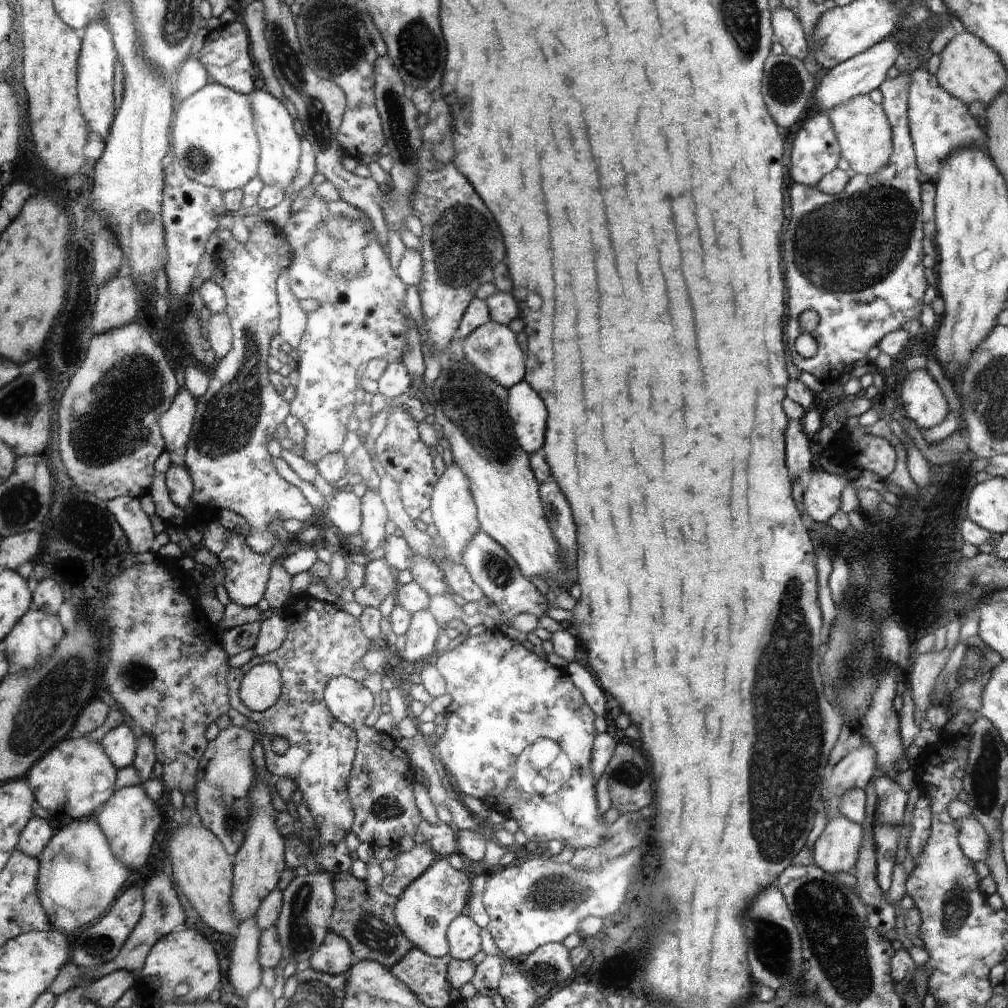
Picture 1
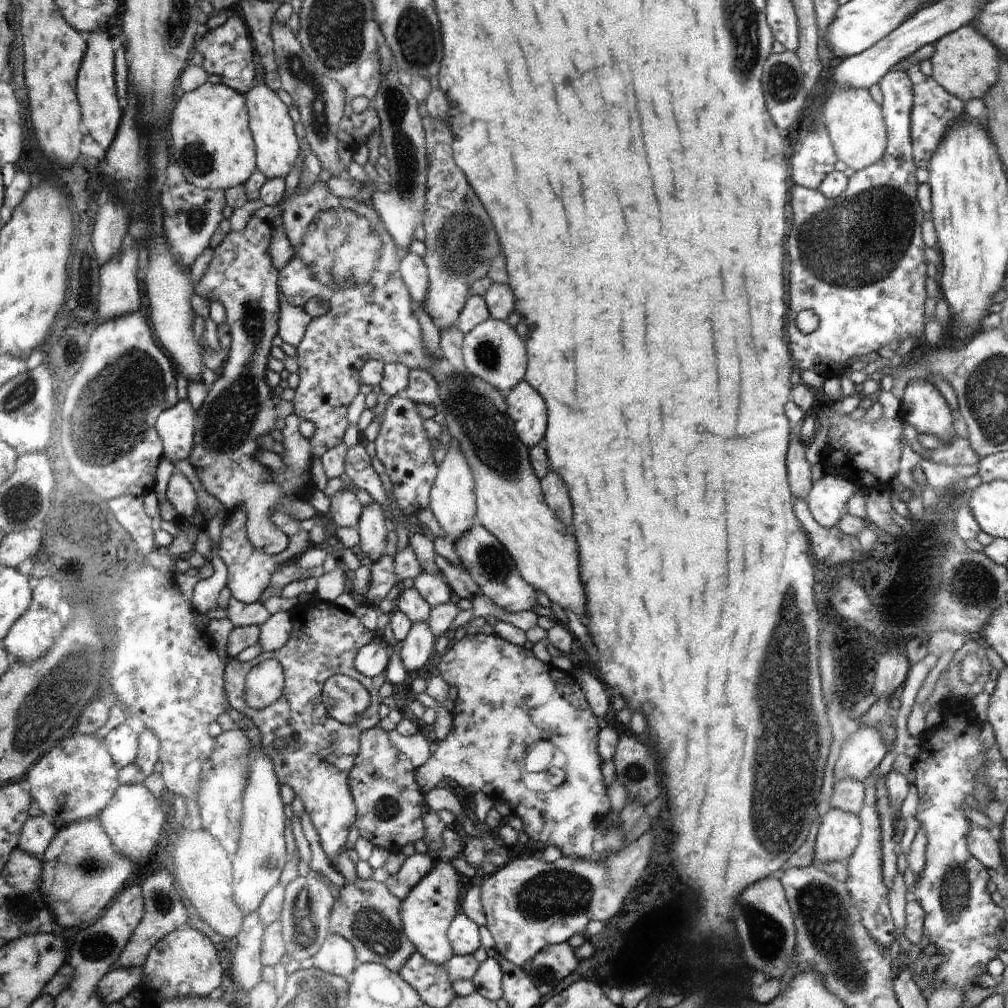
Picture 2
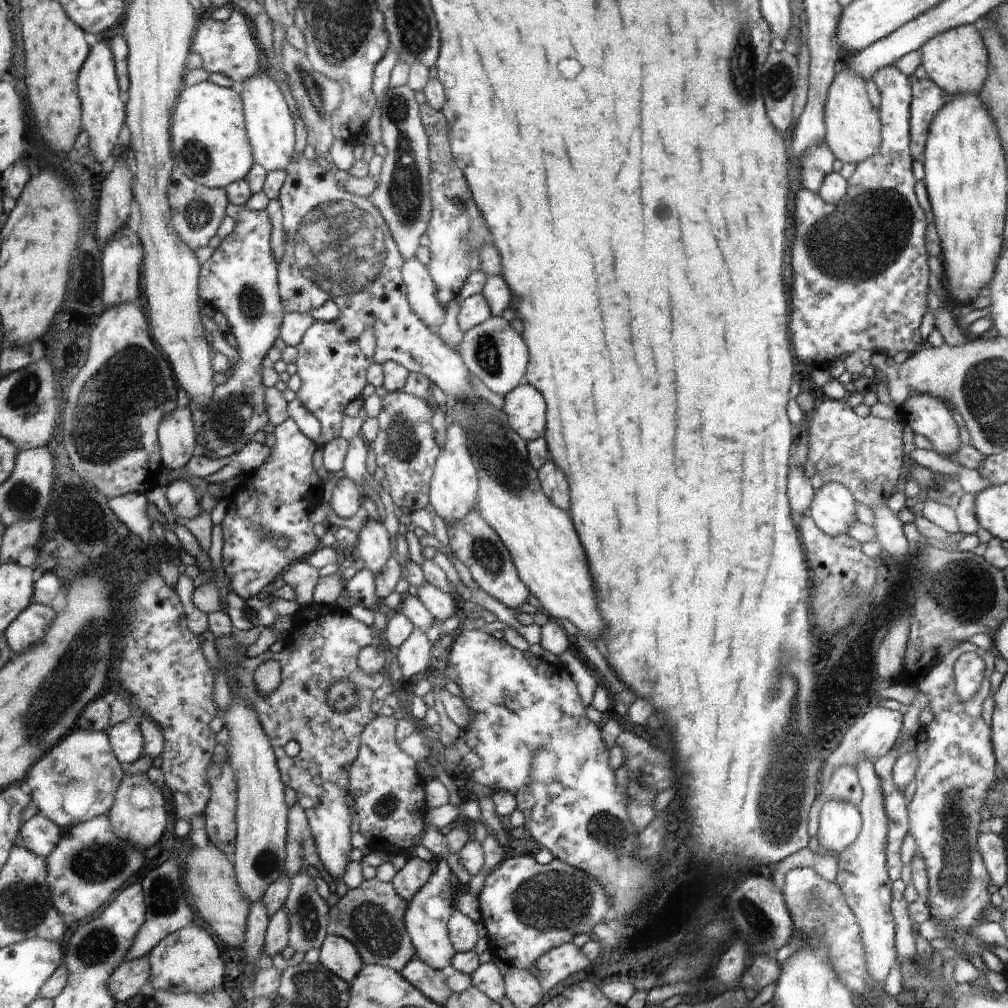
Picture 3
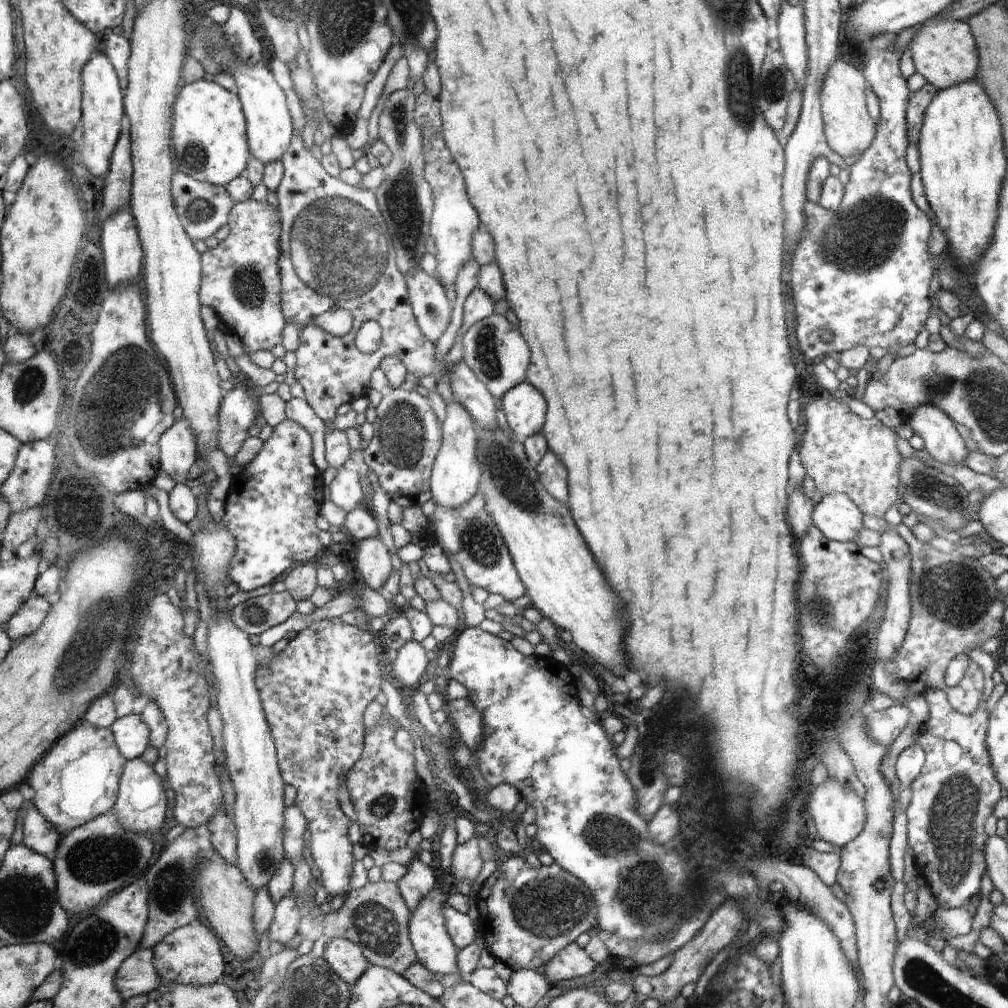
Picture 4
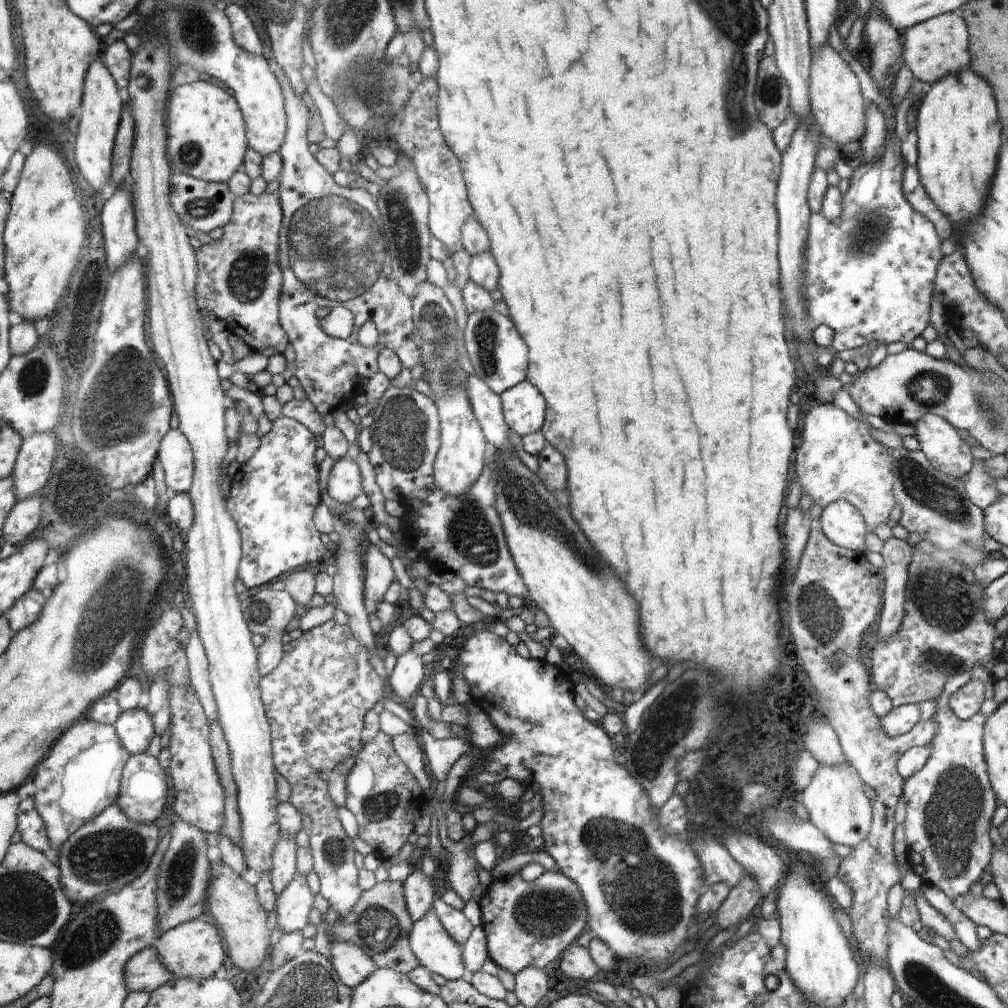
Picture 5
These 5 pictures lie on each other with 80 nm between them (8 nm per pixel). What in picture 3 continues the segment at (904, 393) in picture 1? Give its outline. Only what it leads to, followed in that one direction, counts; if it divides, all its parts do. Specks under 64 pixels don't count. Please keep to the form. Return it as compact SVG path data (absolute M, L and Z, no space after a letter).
M922 392L906 400L899 410L900 420L910 426L914 434L924 436L940 456L949 459L961 451L958 426L942 400Z

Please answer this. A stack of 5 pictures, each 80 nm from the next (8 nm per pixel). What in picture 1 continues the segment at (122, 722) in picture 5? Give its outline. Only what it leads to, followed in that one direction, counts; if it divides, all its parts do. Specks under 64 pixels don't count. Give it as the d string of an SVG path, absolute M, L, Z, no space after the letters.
M126 720L120 726L109 730L100 744L105 748L115 767L126 768L132 765L132 760L135 759L134 750L137 750L136 738L132 730L126 726Z

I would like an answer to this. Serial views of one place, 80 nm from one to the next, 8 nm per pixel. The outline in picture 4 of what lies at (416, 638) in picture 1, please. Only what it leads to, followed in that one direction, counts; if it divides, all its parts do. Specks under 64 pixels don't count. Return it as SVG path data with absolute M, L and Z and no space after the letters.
M412 638L398 650L398 656L389 669L389 678L395 686L418 688L424 681L430 661L427 656L422 644Z

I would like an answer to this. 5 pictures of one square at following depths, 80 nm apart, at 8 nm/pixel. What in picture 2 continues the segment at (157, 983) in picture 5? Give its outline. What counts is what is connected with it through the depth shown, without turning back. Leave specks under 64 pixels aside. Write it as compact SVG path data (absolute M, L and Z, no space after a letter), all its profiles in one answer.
M143 966L135 968L118 967L110 971L100 984L100 995L105 1004L109 1006L113 1003L120 1003L131 992L138 989L143 974Z

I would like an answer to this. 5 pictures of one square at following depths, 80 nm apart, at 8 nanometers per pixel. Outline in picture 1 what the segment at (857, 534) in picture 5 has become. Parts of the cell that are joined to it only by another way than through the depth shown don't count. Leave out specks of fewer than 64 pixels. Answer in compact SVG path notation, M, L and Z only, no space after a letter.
M822 469L810 471L801 506L814 522L827 524L840 506L840 494L848 485L849 476L835 475Z

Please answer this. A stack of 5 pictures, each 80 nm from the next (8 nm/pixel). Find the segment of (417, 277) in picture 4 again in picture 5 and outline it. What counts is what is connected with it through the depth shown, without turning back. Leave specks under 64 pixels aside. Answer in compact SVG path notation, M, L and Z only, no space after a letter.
M420 282L413 302L413 317L416 321L417 339L424 372L430 372L428 384L434 395L434 404L441 414L441 451L438 452L437 484L446 496L465 496L476 480L481 479L485 469L486 440L482 436L481 422L473 410L469 393L464 390L464 372L458 362L458 352L454 348L454 308L446 300L443 290L430 282Z

